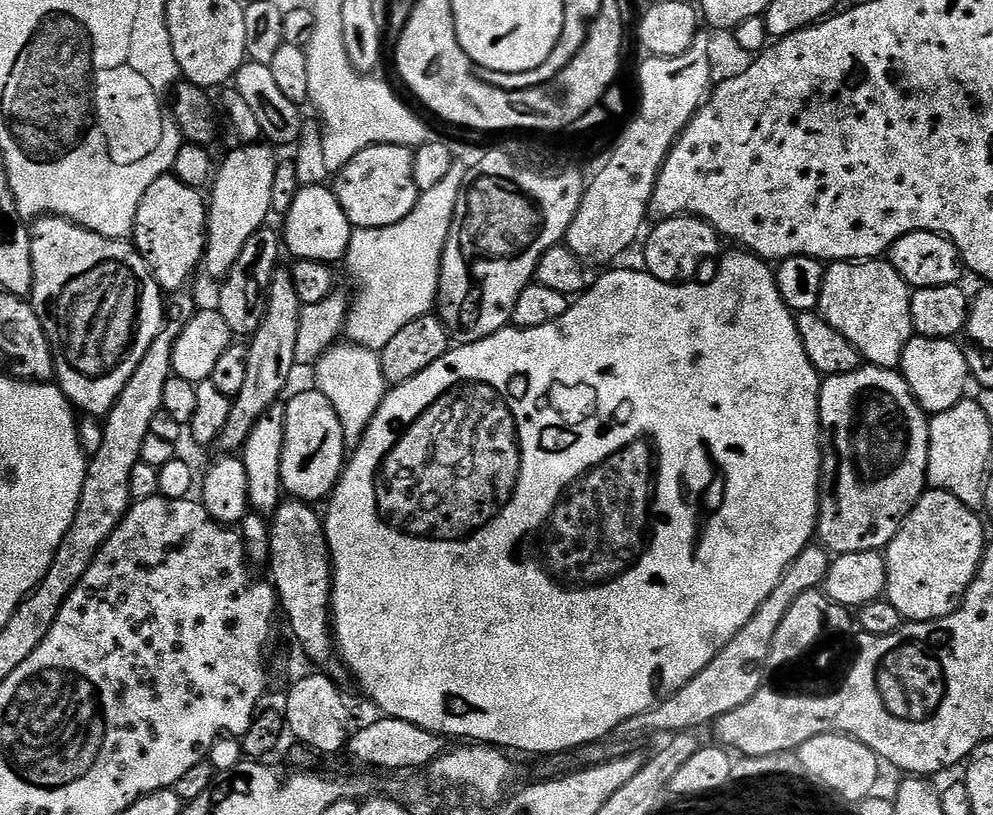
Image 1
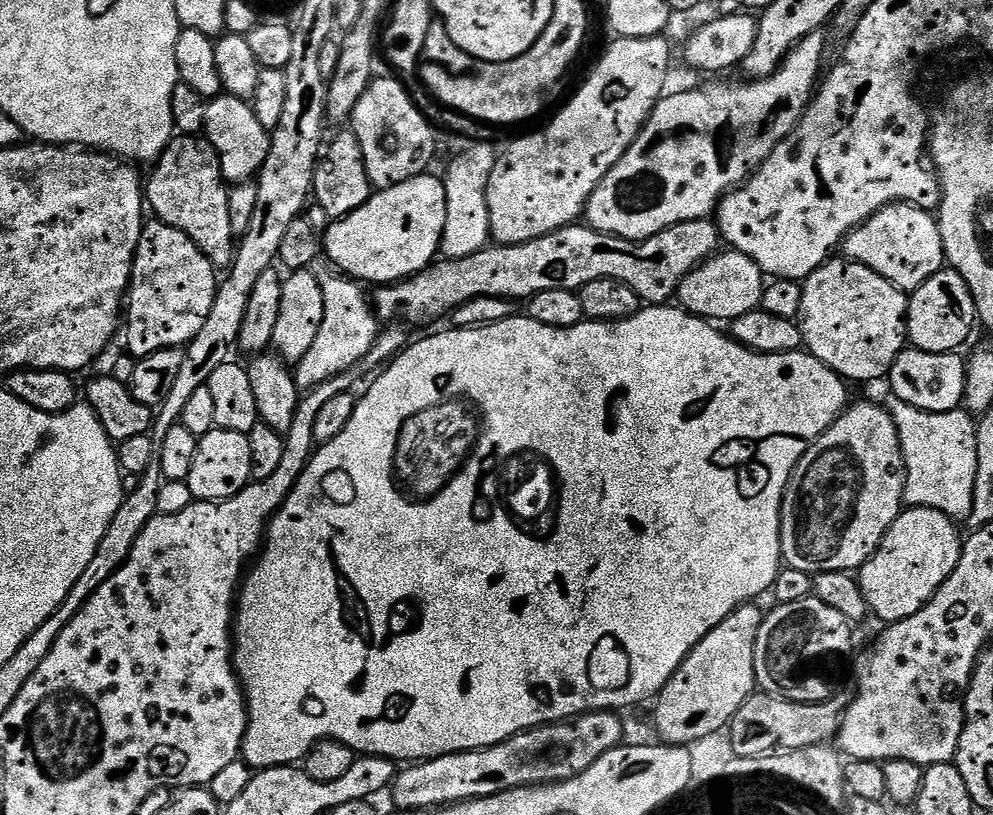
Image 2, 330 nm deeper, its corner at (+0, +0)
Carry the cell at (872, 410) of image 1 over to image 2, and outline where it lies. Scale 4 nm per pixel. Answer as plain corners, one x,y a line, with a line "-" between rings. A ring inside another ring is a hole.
868,400
862,401
861,404
856,404
856,402
849,403
840,417
819,438
808,445
806,454
796,463
796,468
792,471
792,477
788,483
788,488
784,492
784,501
780,511
780,555
783,563
794,570
804,571
809,574
818,572
855,573
876,553
876,549
880,547
886,530
890,530
892,523
900,517
901,511
905,507
905,486
906,466
904,465
904,455
900,445
900,434
894,418
888,413
887,407
883,403
871,404

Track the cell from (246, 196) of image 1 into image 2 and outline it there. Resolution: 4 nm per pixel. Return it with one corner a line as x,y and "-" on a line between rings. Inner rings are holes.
221,94
205,103
203,135
214,146
220,159
222,174
229,185
239,186
259,177
260,167
266,162
266,154
272,145
269,129
258,122
251,103
239,96
-
252,176
252,177
251,177

